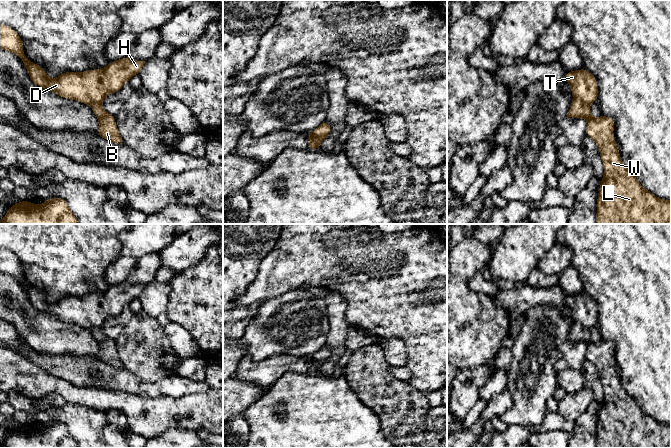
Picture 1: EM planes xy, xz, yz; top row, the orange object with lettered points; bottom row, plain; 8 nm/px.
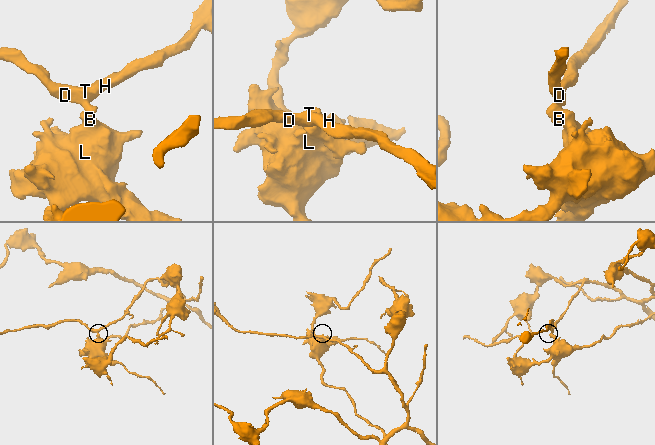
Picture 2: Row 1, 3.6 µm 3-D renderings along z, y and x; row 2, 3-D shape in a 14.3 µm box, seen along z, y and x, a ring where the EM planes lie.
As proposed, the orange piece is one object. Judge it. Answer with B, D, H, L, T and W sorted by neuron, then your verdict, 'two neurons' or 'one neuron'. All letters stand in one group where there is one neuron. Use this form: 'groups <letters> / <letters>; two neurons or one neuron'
groups B L W / D H T; two neurons

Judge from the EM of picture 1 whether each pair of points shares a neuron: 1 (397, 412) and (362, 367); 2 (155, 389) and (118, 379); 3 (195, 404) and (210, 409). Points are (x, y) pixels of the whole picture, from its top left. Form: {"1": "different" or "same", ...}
{"1": "same", "2": "same", "3": "same"}

